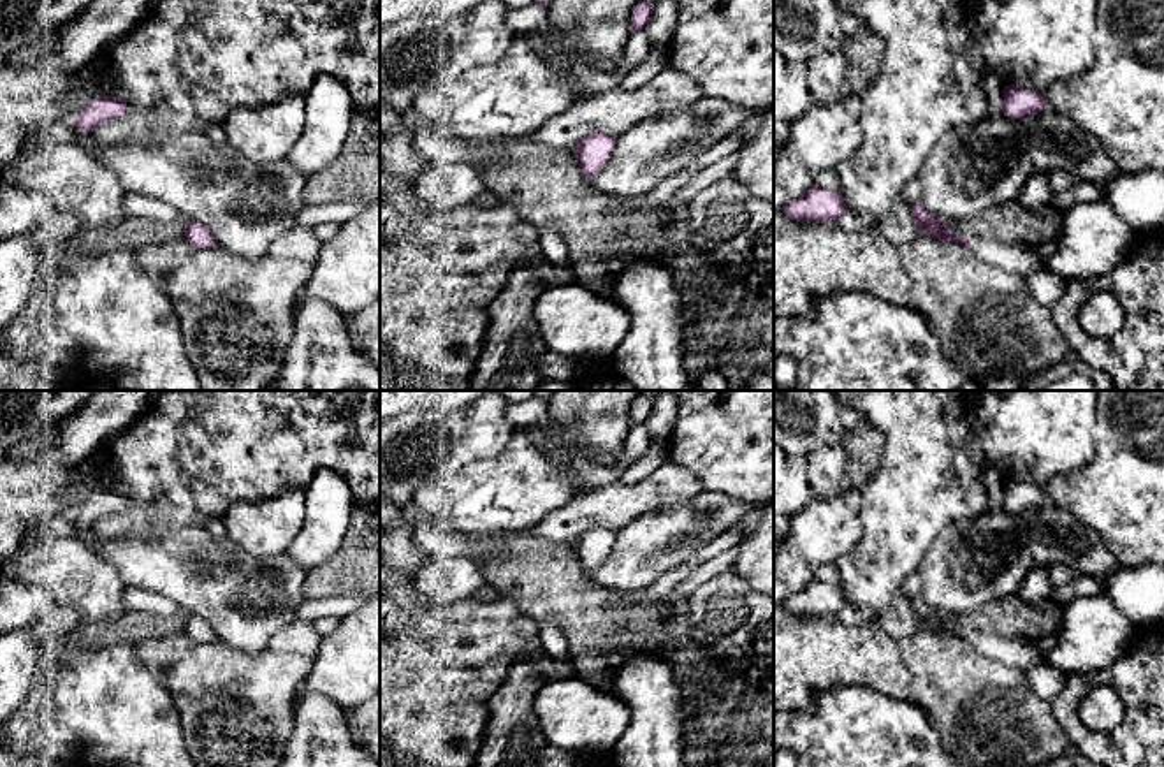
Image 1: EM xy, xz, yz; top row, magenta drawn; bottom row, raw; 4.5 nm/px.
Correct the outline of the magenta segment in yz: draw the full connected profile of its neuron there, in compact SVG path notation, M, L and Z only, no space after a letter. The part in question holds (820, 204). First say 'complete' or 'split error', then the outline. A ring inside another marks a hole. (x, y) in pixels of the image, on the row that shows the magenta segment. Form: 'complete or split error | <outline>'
complete | M812 185L807 194L789 201L782 213L797 222L835 223L846 213L840 188L821 188Z

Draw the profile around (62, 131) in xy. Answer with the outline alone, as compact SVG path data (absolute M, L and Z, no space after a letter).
M62 120L51 125L51 139L55 142L69 142L74 141L74 121L72 120Z

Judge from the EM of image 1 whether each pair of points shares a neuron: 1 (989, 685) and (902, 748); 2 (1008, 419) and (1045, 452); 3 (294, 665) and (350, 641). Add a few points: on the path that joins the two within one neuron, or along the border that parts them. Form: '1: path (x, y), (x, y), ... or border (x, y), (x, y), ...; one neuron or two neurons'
1: border (901, 699), (916, 704), (927, 715), (946, 748); two neurons
2: path (1017, 428), (1036, 444); one neuron
3: border (315, 658), (315, 665), (303, 683); two neurons

